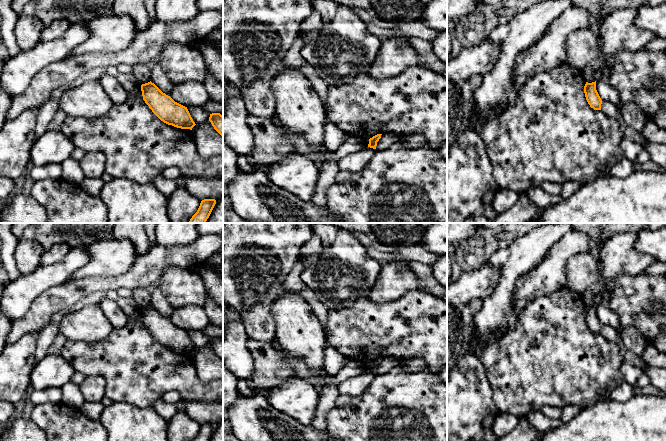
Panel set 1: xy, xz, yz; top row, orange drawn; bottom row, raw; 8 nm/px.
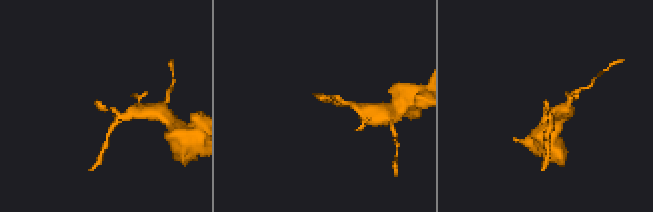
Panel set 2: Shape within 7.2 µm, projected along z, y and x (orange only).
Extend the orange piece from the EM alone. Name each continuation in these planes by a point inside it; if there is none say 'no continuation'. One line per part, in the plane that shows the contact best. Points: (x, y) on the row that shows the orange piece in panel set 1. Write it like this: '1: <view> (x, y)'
no continuation

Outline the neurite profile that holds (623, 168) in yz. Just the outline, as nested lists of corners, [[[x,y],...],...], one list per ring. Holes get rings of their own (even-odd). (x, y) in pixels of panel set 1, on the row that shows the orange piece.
[[[626,157],[612,165],[609,174],[620,178],[628,177],[634,171],[634,164]]]

